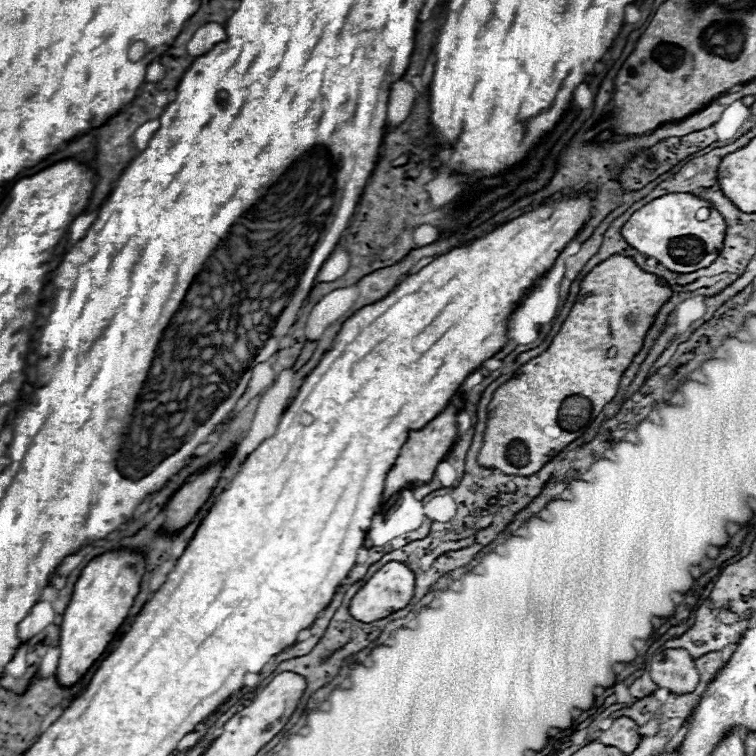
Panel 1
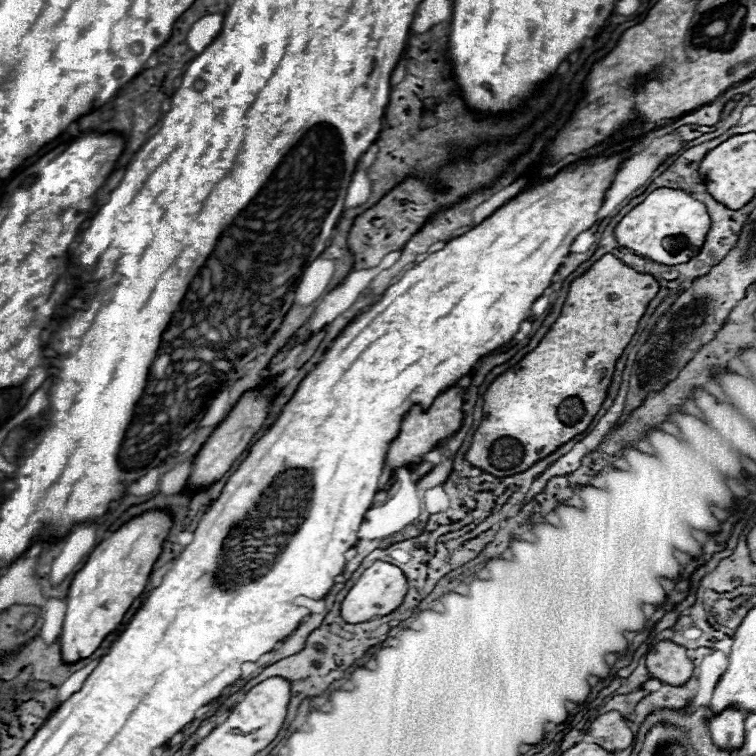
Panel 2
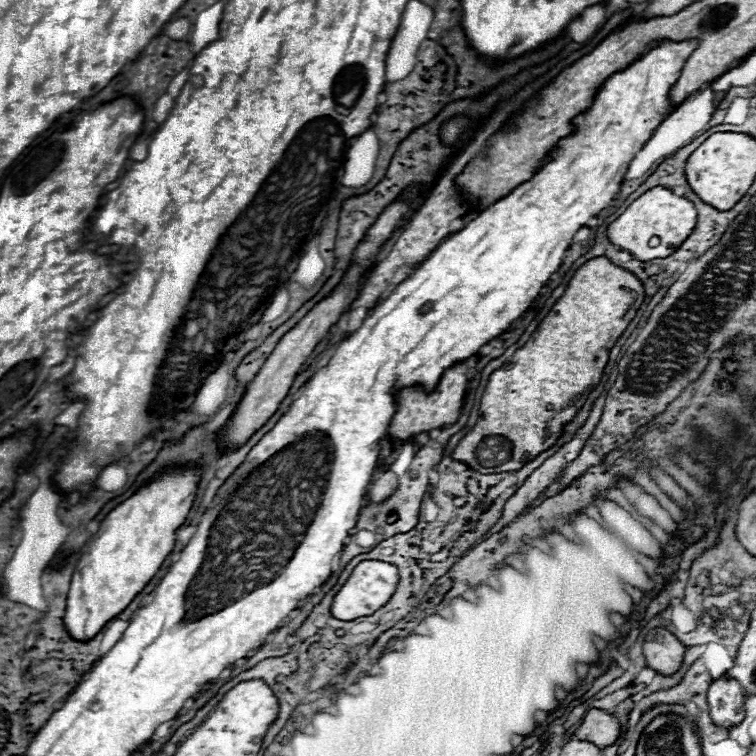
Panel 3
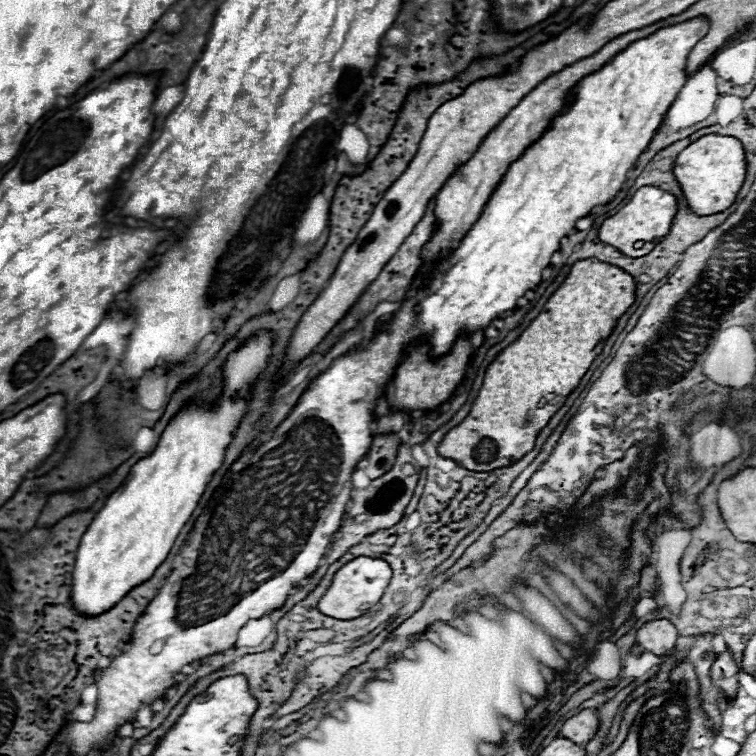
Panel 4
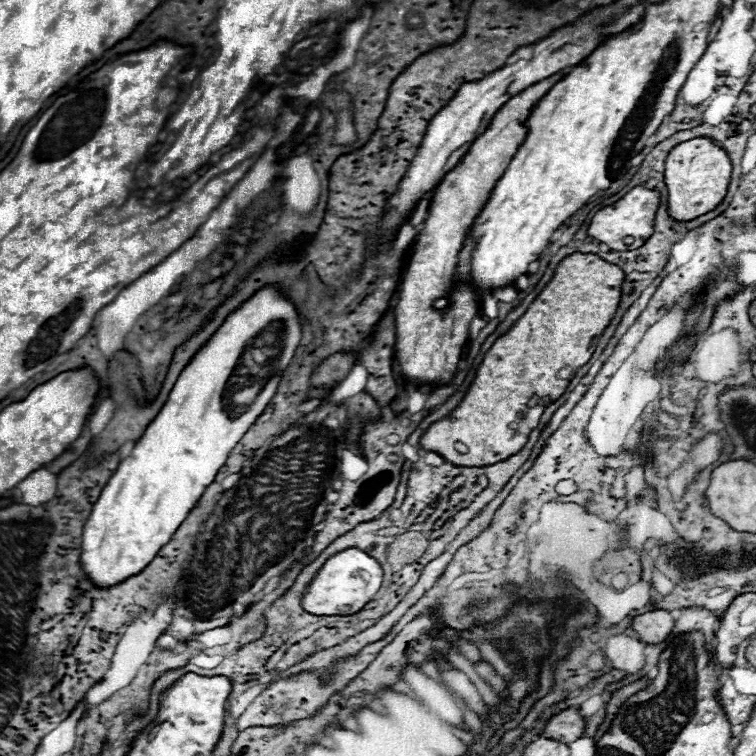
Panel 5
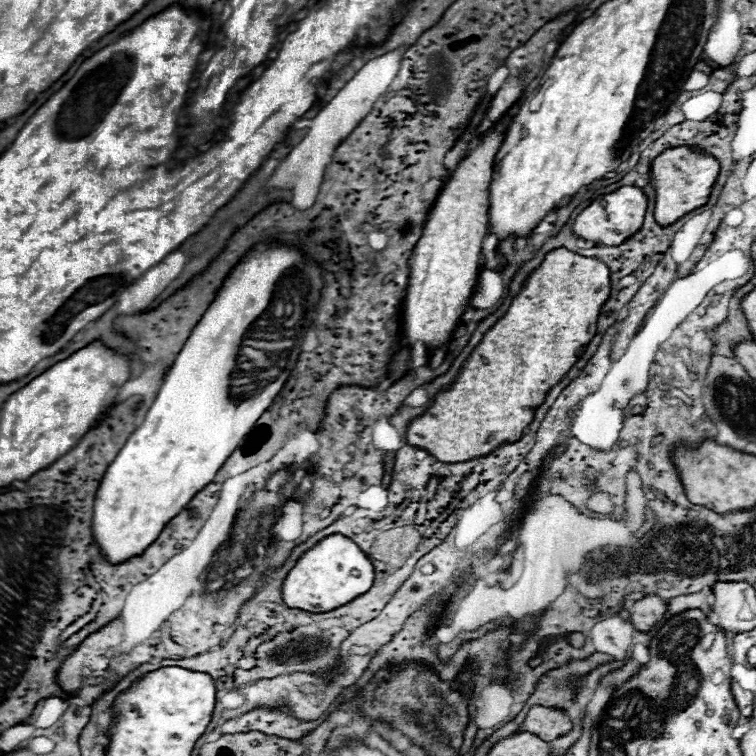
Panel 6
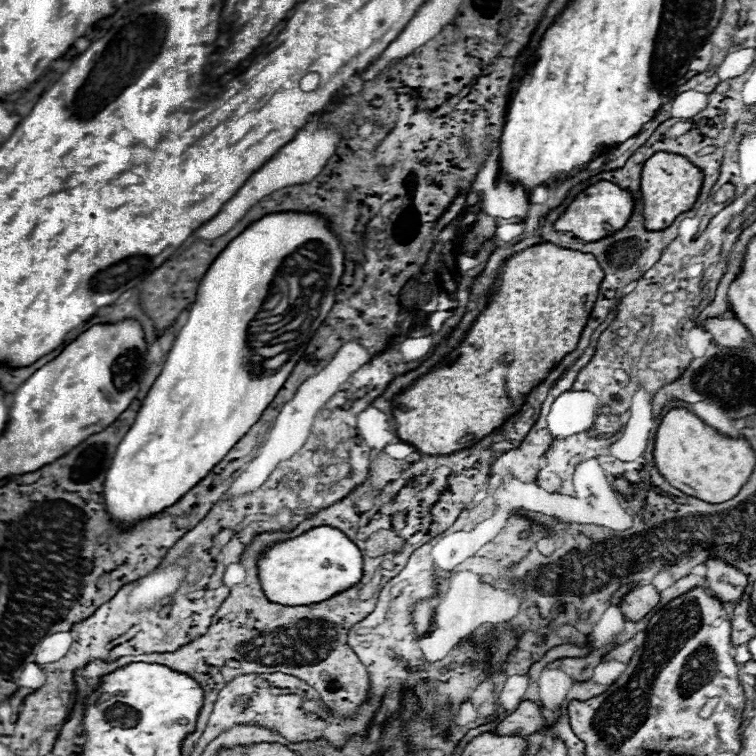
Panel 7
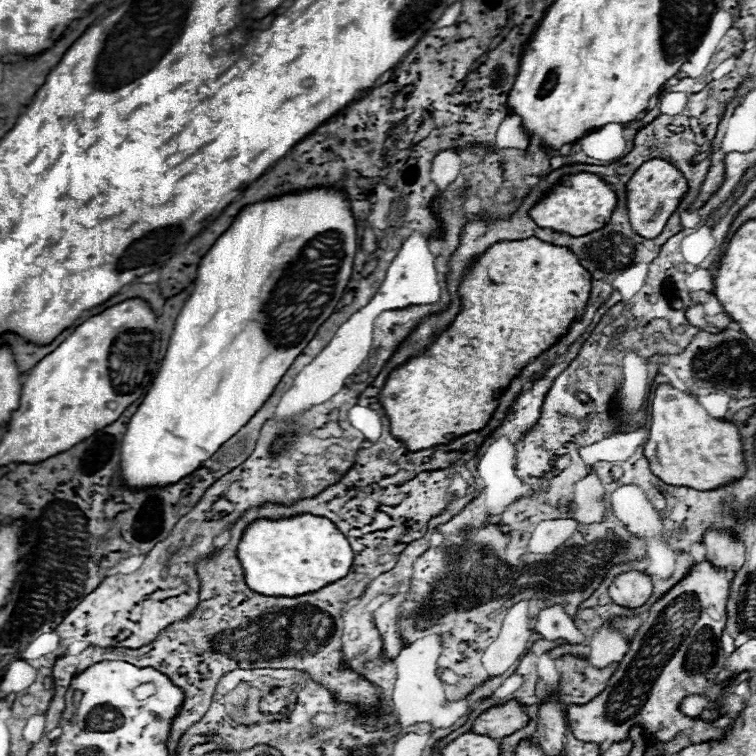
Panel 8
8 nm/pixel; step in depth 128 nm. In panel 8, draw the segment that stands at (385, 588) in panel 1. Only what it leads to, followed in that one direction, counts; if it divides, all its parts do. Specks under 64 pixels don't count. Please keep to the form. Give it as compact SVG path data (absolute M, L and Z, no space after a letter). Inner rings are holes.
M298 514L292 518L258 518L246 526L236 552L250 590L266 596L298 596L316 592L346 576L352 564L352 548L344 534L328 518Z

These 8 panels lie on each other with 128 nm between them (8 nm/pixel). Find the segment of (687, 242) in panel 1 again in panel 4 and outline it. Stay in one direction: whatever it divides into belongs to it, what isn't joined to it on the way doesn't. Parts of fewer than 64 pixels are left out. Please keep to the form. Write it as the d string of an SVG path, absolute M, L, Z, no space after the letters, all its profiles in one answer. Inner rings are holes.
M642 186L634 192L632 200L624 208L620 208L614 216L610 216L602 222L602 226L598 230L598 238L602 242L608 242L610 246L616 246L616 250L620 250L622 254L638 258L638 256L648 254L654 248L656 240L660 240L662 236L668 234L674 214L676 214L676 198L672 194L668 194L656 186ZM638 240L642 240L646 244L642 248L634 250L632 244Z

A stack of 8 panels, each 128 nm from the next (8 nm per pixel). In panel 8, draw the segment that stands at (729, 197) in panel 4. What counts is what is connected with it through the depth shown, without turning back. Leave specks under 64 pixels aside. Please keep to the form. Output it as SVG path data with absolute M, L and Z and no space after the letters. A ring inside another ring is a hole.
M660 158L646 160L628 180L626 206L628 206L628 220L632 222L632 230L636 230L636 234L640 234L642 238L656 238L662 232L664 224L668 222L670 214L680 204L686 190L688 190L686 178L678 168L674 168L670 162Z

